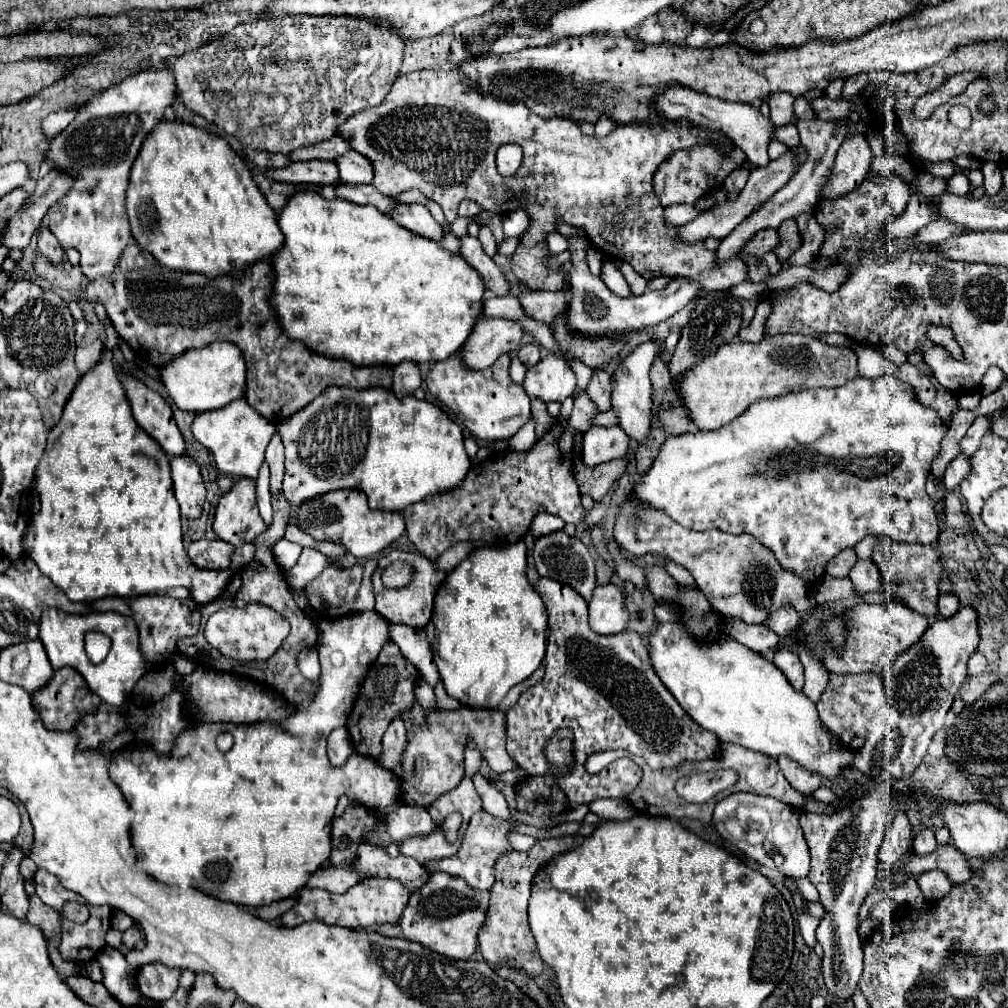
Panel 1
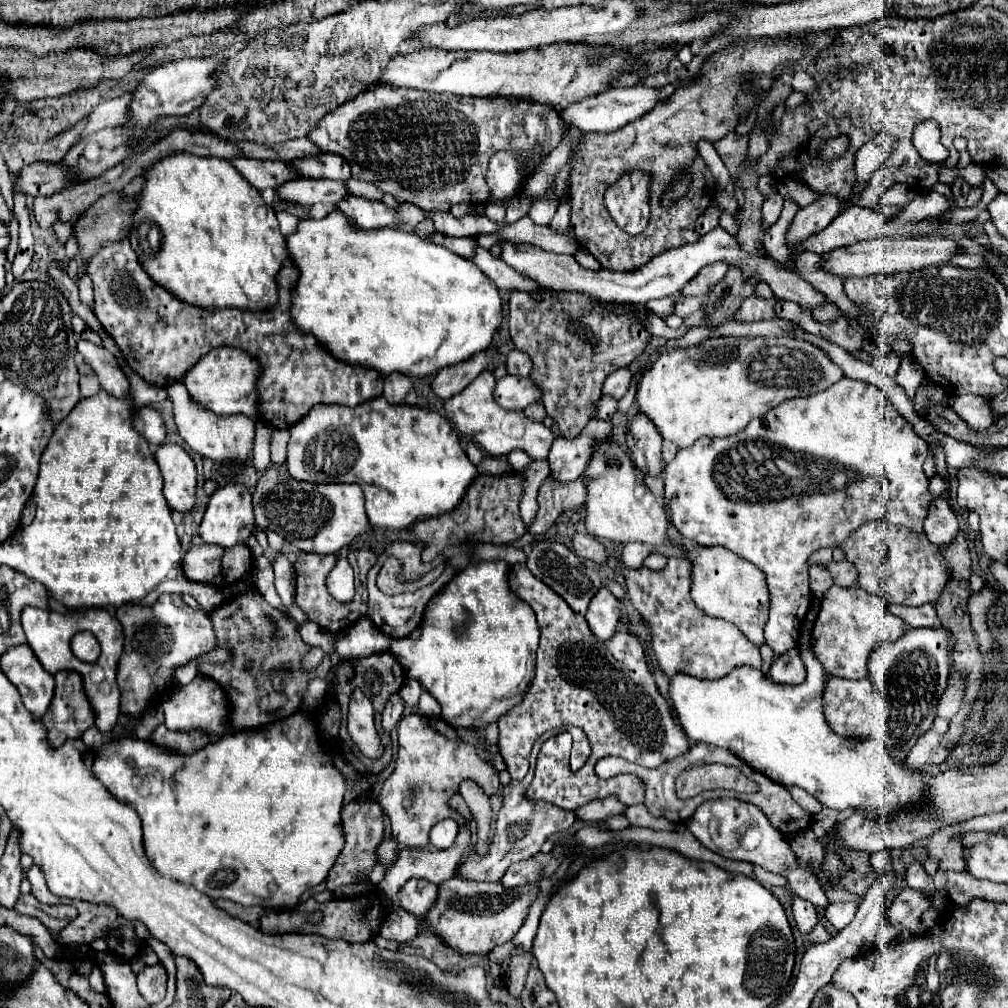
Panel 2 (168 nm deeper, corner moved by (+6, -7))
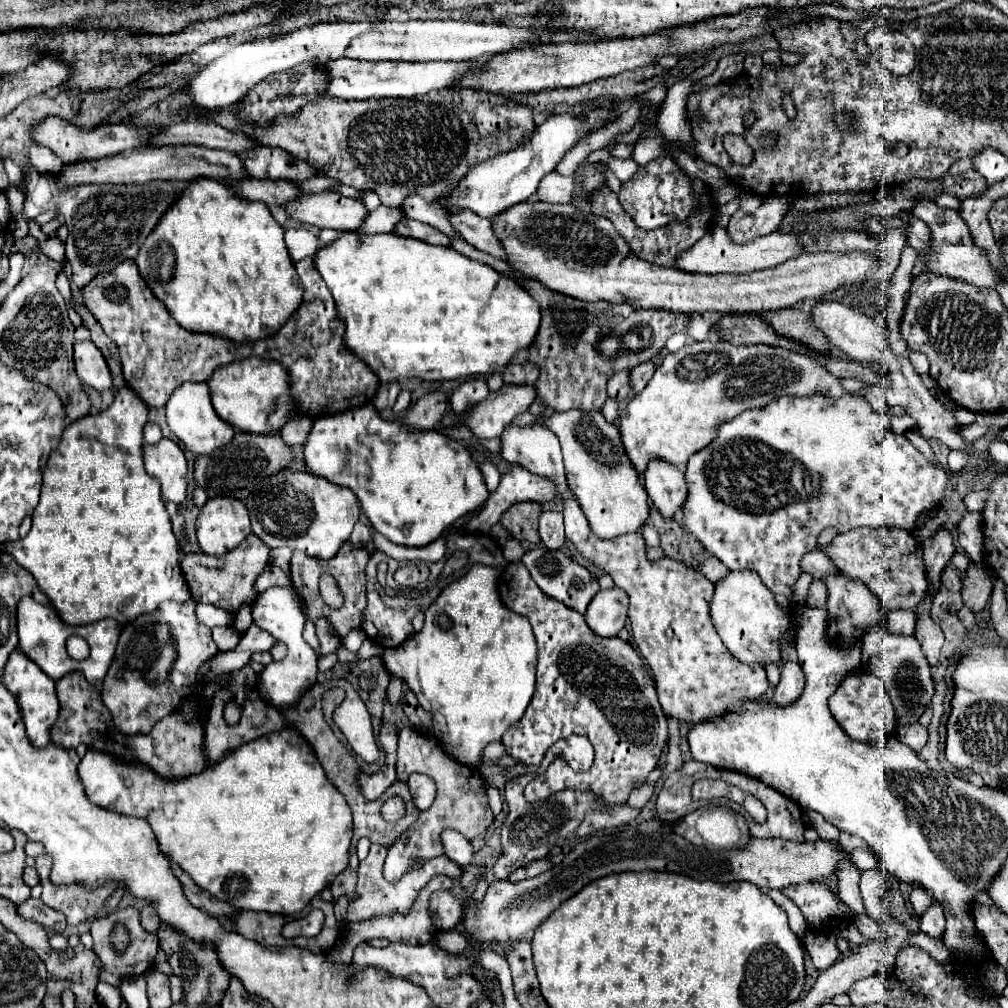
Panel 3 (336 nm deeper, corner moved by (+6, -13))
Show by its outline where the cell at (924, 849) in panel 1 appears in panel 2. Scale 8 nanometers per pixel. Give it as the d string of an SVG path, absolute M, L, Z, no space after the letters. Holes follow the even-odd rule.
M920 860L910 862L910 866L908 866L908 870L906 870L904 880L906 880L906 884L908 884L910 888L916 888L916 890L926 890L926 892L934 890L932 876L928 876L928 874L924 872L924 866L922 866L922 862L920 862Z

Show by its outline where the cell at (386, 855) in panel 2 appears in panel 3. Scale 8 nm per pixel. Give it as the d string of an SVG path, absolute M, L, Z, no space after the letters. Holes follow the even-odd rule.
M372 844L368 858L360 862L358 886L356 886L358 898L352 900L350 906L348 906L348 922L362 922L362 920L376 918L376 916L408 914L408 910L412 908L412 904L418 898L420 890L430 882L430 878L440 876L440 874L448 876L448 878L460 878L462 876L462 870L452 860L448 860L446 856L438 856L438 858L434 858L430 862L424 862L420 868L408 872L402 880L398 880L398 882L386 882L384 876L382 876L382 864L384 864L386 852L388 852L388 848L384 848L380 844Z

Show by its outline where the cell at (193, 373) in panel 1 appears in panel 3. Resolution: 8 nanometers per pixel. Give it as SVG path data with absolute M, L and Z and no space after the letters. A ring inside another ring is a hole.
M252 356L242 362L226 364L212 374L208 386L212 390L212 404L216 408L216 414L242 432L280 432L282 426L294 418L294 400L290 400L290 378L278 362Z

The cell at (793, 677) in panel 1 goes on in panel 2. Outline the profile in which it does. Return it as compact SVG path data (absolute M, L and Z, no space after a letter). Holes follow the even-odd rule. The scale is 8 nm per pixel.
M794 648L774 658L770 666L770 676L774 682L780 682L780 684L802 684L806 680L806 670L804 670L800 652Z

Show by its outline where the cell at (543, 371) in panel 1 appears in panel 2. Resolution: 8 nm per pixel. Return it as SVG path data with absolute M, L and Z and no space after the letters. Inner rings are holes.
M504 376L502 380L498 380L494 396L496 402L506 410L524 410L526 406L540 402L542 398L542 394L538 394L538 386L534 386L528 376Z

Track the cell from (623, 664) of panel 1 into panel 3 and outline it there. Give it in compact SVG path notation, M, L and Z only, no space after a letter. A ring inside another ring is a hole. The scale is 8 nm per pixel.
M510 562L506 566L506 570L498 578L498 594L508 610L524 614L530 620L538 644L536 692L518 724L510 726L504 732L502 742L506 744L506 752L522 764L540 764L548 750L548 744L556 744L558 740L568 738L572 734L586 736L596 752L594 764L588 772L574 772L572 788L566 789L592 790L606 804L626 802L630 792L636 786L640 786L646 780L646 776L656 768L658 756L662 754L662 748L668 740L666 714L662 712L654 682L650 674L644 670L642 658L628 642L620 640L618 636L602 638L594 634L580 612L574 612L572 608L558 604L558 600L550 600L550 596L542 596L542 590L538 590L534 580L530 580L530 574L526 572L526 566L522 562ZM620 752L642 752L642 768L634 766L634 762Z

